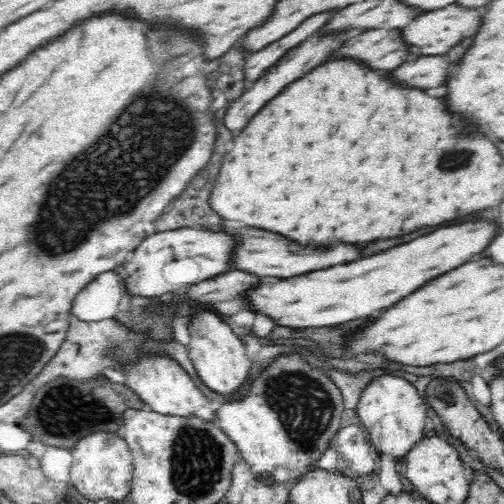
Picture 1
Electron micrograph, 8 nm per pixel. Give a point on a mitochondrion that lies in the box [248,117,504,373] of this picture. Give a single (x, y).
(452, 159)

